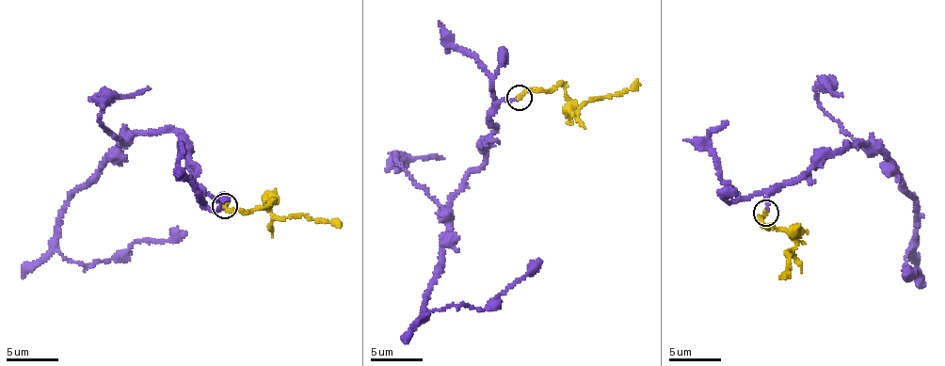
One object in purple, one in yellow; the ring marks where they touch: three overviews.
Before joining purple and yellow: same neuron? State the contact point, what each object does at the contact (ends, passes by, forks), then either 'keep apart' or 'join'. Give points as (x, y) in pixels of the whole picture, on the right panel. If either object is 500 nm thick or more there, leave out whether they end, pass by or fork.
place (765, 213); purple ends; yellow ends; join

